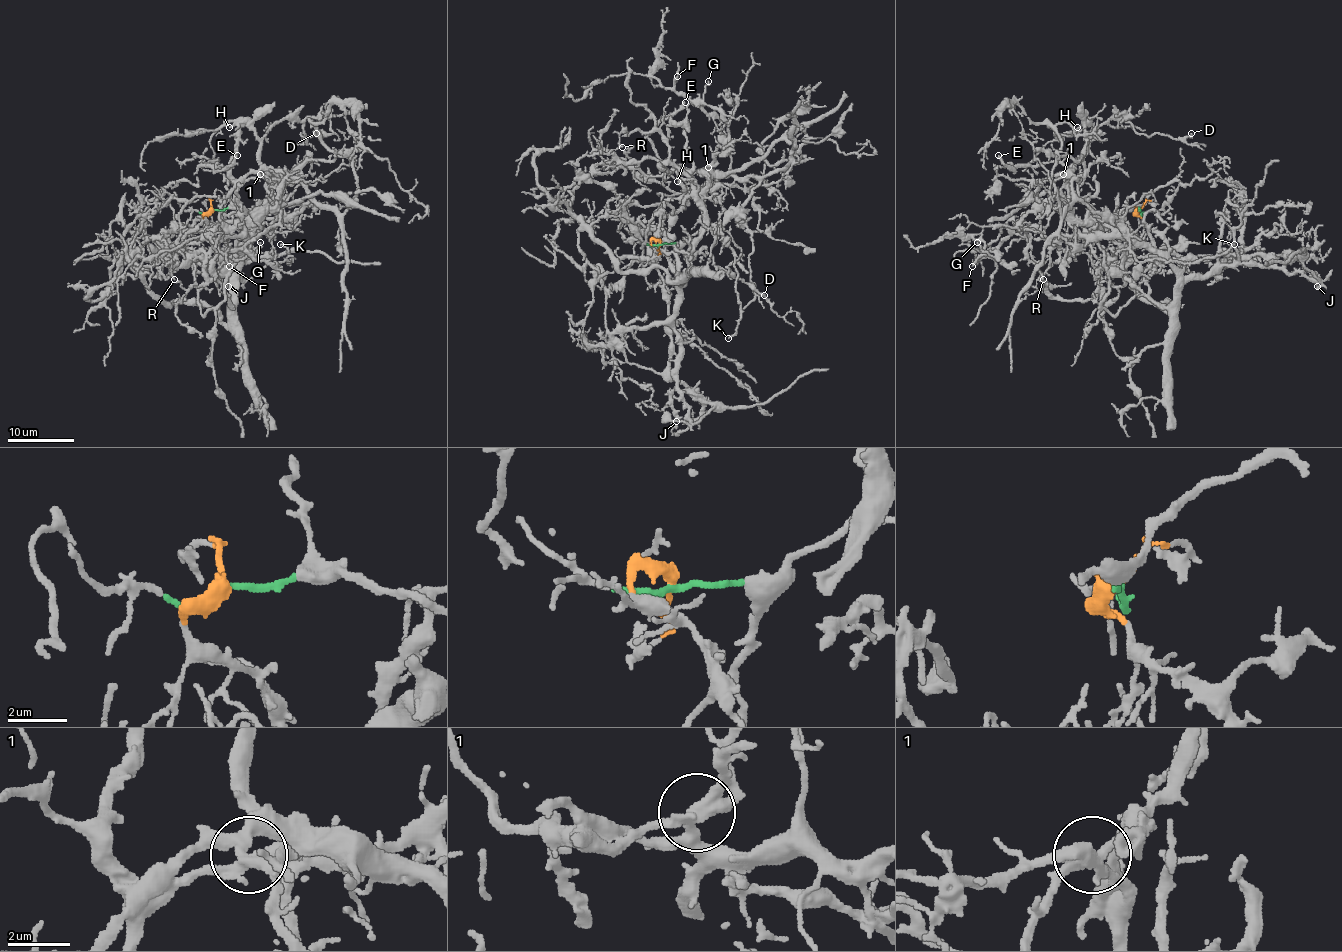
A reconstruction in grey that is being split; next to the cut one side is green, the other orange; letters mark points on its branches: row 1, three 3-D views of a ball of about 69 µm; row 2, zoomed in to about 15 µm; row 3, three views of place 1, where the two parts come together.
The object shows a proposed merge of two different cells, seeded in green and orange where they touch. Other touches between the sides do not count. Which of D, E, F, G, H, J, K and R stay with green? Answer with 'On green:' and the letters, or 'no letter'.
On green: D, F, G, H, K

